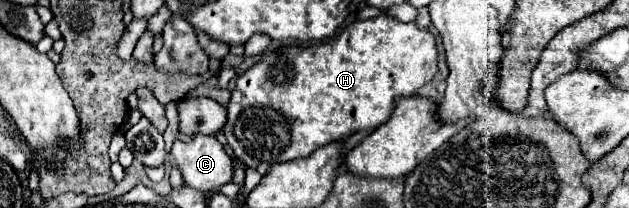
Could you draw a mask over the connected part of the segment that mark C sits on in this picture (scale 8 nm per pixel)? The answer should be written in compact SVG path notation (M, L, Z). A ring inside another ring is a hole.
M196 135L192 143L176 141L170 155L182 173L184 185L192 189L206 191L232 179L232 161L216 137Z

